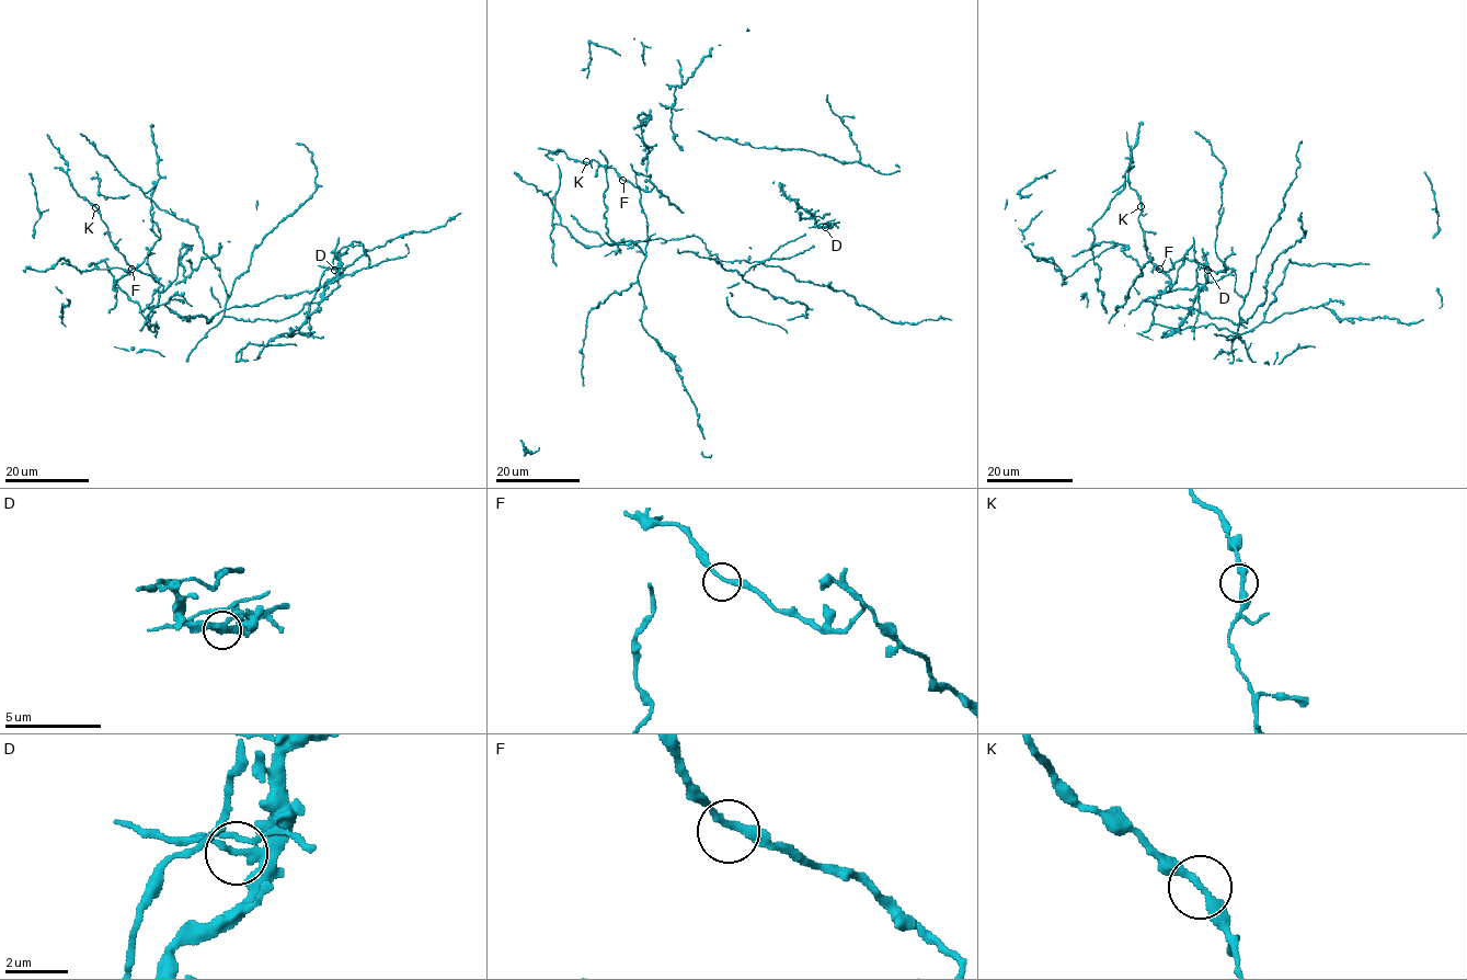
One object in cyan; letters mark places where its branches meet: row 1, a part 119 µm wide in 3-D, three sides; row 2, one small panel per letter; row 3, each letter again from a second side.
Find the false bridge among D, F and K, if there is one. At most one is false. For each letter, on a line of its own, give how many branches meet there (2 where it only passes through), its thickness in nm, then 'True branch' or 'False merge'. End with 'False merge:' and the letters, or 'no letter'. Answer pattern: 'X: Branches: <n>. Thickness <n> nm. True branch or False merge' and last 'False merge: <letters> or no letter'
D: Branches: 2. Thickness 240 nm. False merge
F: Branches: 2. Thickness 240 nm. True branch
K: Branches: 2. Thickness 260 nm. True branch
False merge: D

